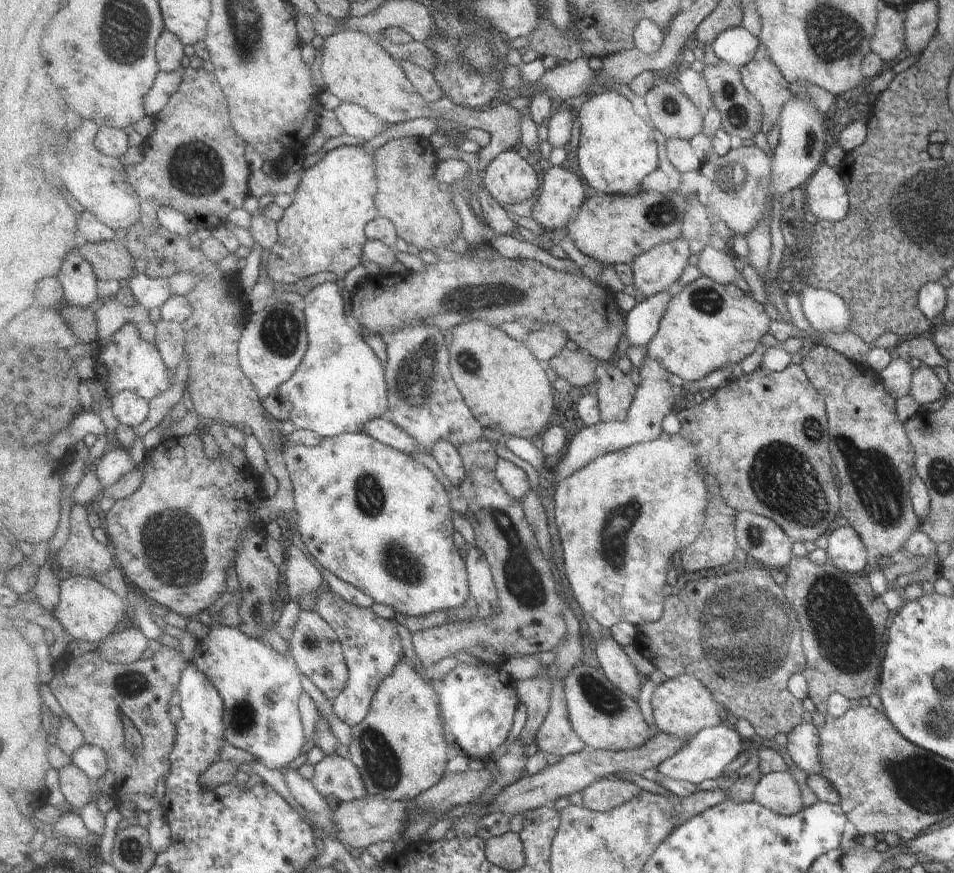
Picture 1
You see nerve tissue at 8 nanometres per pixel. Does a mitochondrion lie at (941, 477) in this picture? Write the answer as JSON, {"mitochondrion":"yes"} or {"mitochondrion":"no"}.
{"mitochondrion":"yes"}

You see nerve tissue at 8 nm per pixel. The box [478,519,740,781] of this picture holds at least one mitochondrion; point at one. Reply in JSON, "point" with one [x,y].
{"point":[602,698]}

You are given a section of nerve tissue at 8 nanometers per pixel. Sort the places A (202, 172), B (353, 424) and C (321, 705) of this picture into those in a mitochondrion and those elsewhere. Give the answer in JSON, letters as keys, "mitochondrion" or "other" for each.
{"A":"mitochondrion","B":"other","C":"other"}

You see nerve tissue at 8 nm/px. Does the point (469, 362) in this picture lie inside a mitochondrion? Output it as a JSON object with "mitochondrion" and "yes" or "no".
{"mitochondrion":"yes"}

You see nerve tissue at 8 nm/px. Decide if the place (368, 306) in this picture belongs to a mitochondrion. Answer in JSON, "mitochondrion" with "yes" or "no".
{"mitochondrion":"no"}

